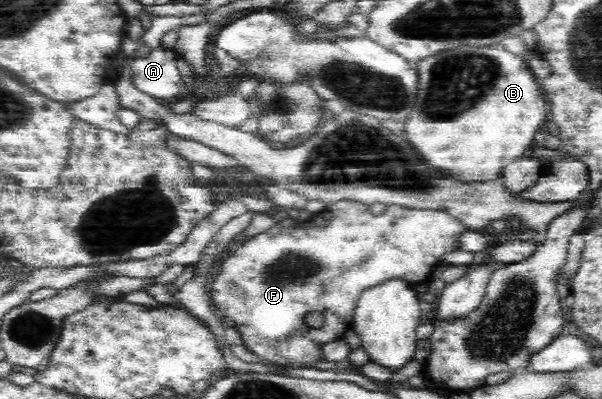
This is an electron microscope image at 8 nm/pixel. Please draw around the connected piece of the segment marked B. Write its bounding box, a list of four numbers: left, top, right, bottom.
[404,44,549,182]

